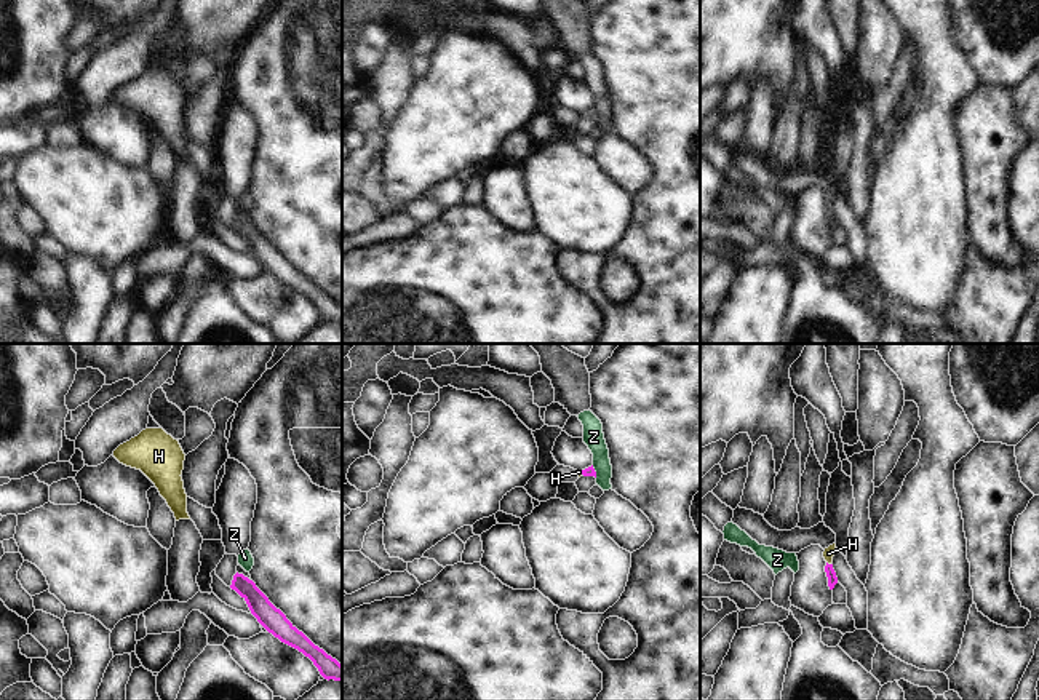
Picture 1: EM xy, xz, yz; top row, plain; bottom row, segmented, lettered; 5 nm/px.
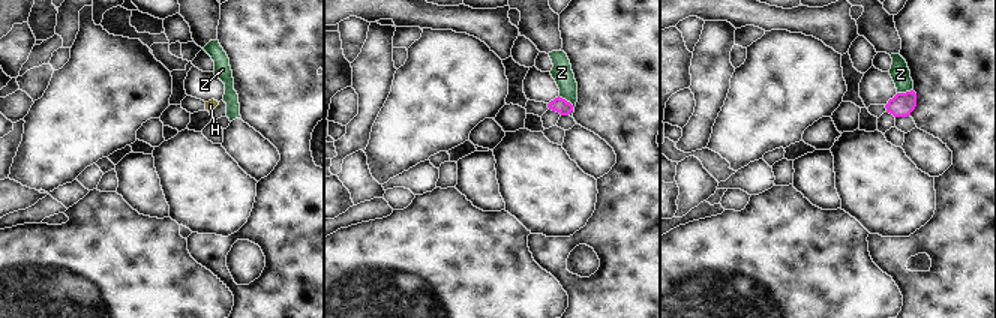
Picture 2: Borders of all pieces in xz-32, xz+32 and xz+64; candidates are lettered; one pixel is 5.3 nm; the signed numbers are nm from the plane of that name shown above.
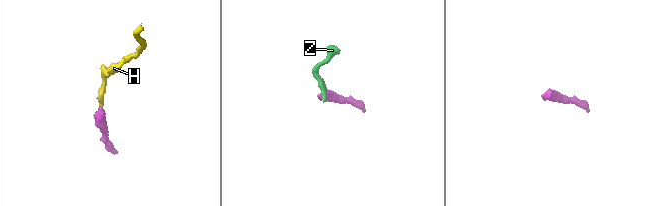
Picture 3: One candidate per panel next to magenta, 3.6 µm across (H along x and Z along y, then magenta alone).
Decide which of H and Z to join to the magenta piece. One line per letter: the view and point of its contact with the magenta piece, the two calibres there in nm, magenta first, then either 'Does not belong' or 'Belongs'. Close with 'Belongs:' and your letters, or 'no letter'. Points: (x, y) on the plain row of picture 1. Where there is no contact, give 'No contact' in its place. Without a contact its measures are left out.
H: Touches magenta at yz (827, 205). Thickness 50 nm (magenta) against 60 nm. Belongs
Z: Touches magenta at xz (595, 114). Thickness 50 nm (magenta) against 110 nm. Does not belong
Belongs: H.

